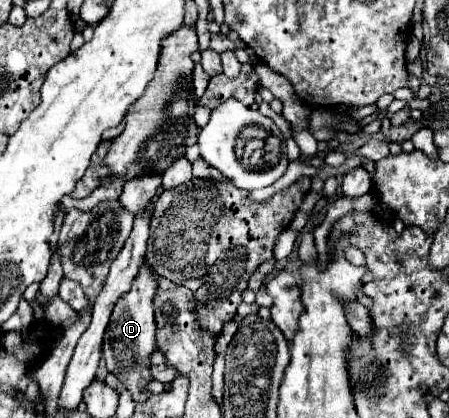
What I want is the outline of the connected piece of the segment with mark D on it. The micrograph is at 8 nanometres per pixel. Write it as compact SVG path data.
M144 262L136 274L136 280L132 280L132 288L116 302L102 344L102 354L108 370L114 372L124 382L126 390L132 392L132 398L136 402L146 400L150 396L146 384L152 380L148 366L150 366L150 354L156 350L156 322L154 322L156 290L158 290L158 278L152 266Z

